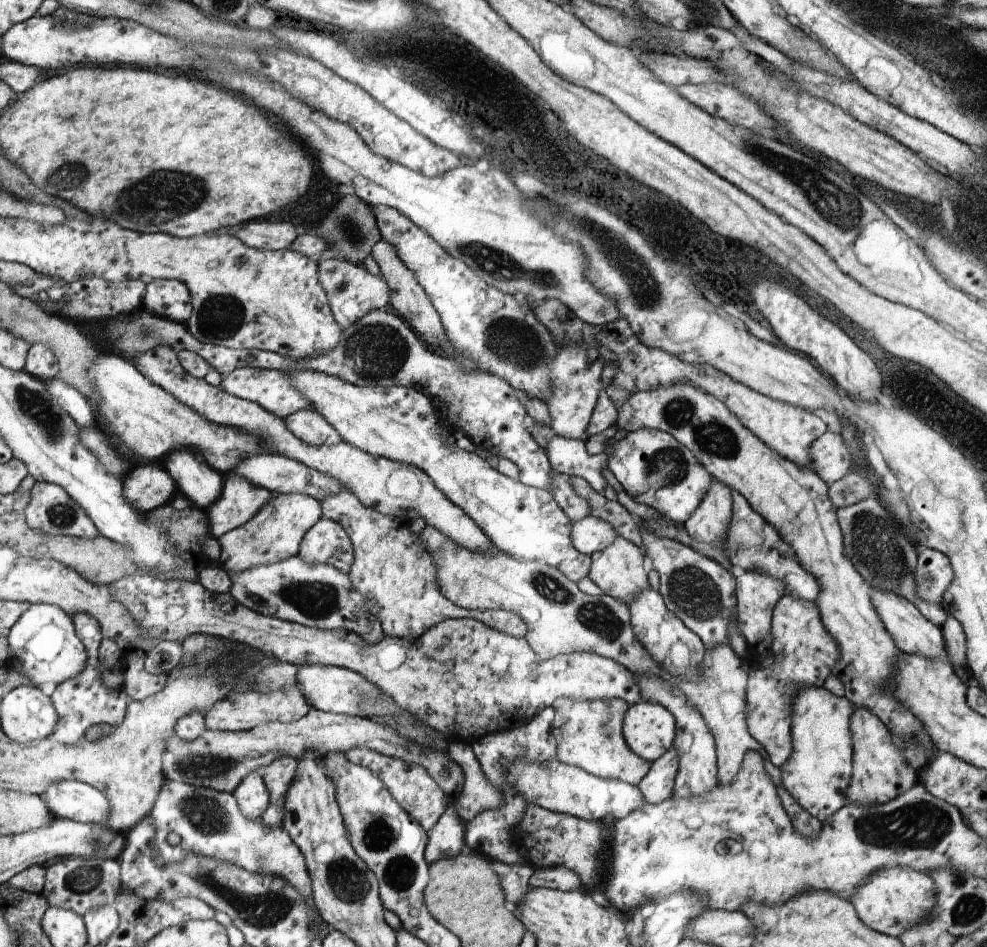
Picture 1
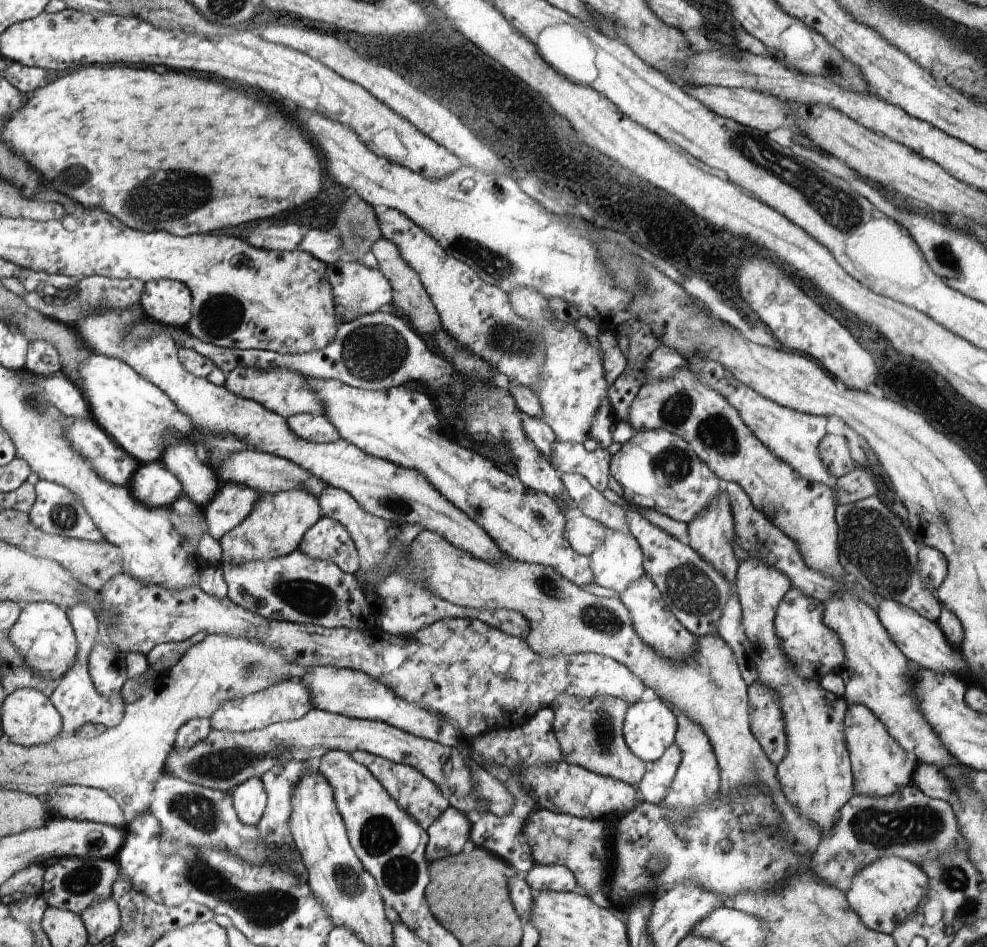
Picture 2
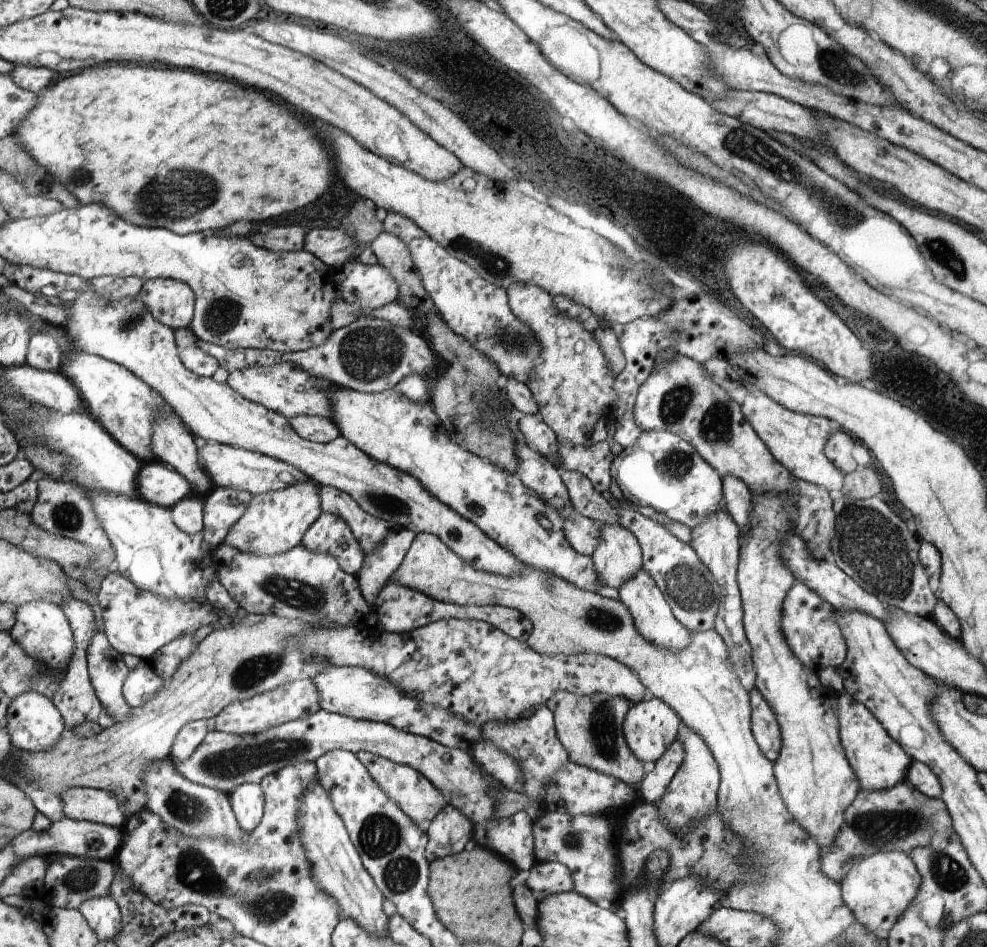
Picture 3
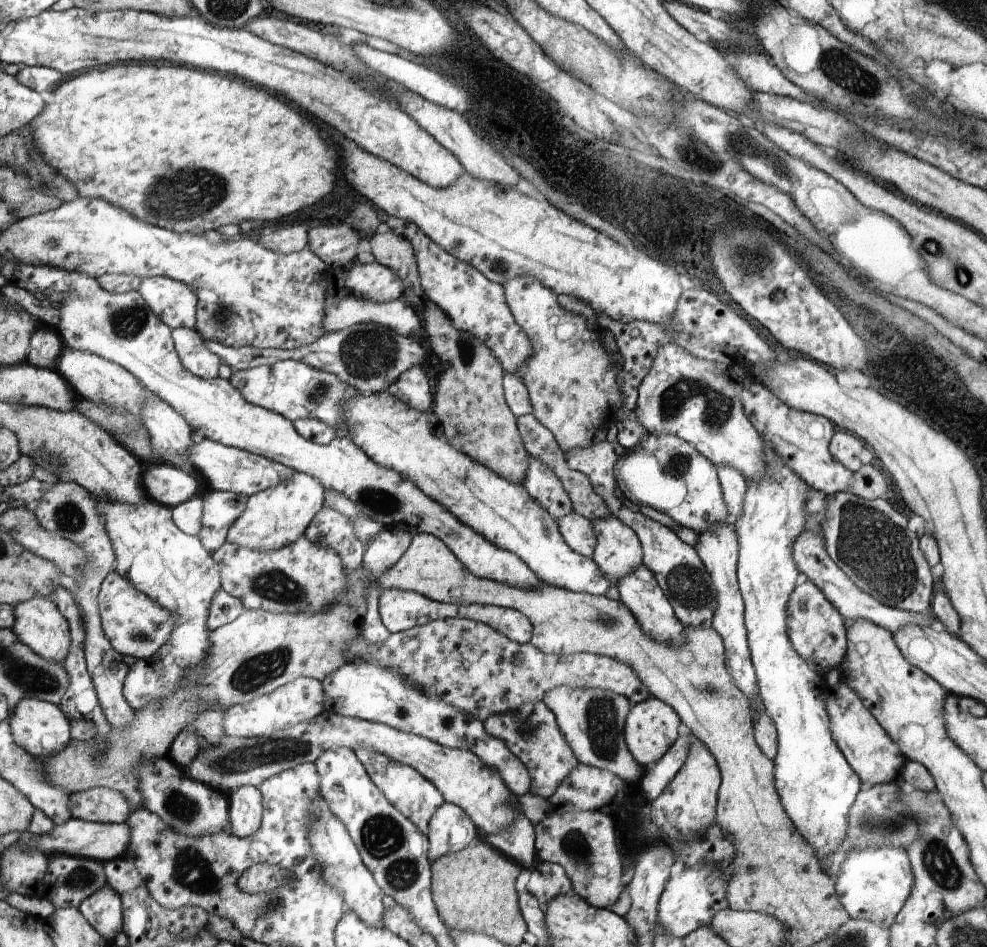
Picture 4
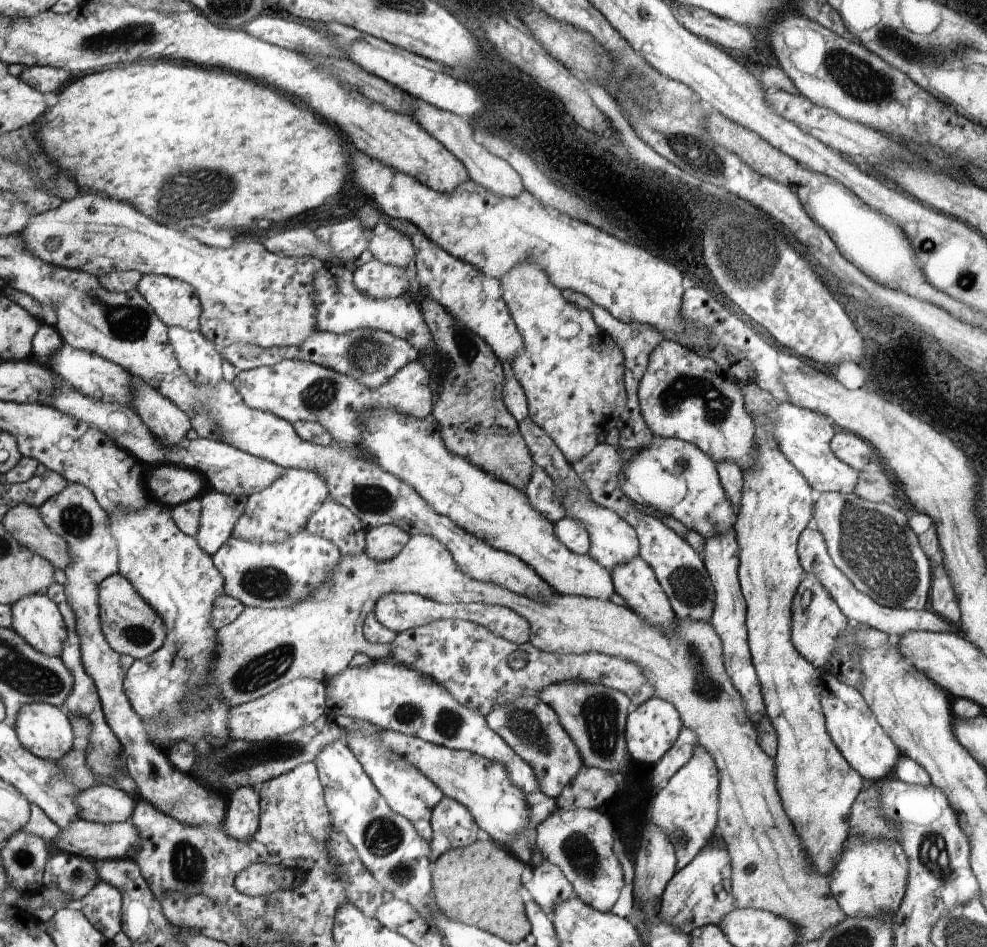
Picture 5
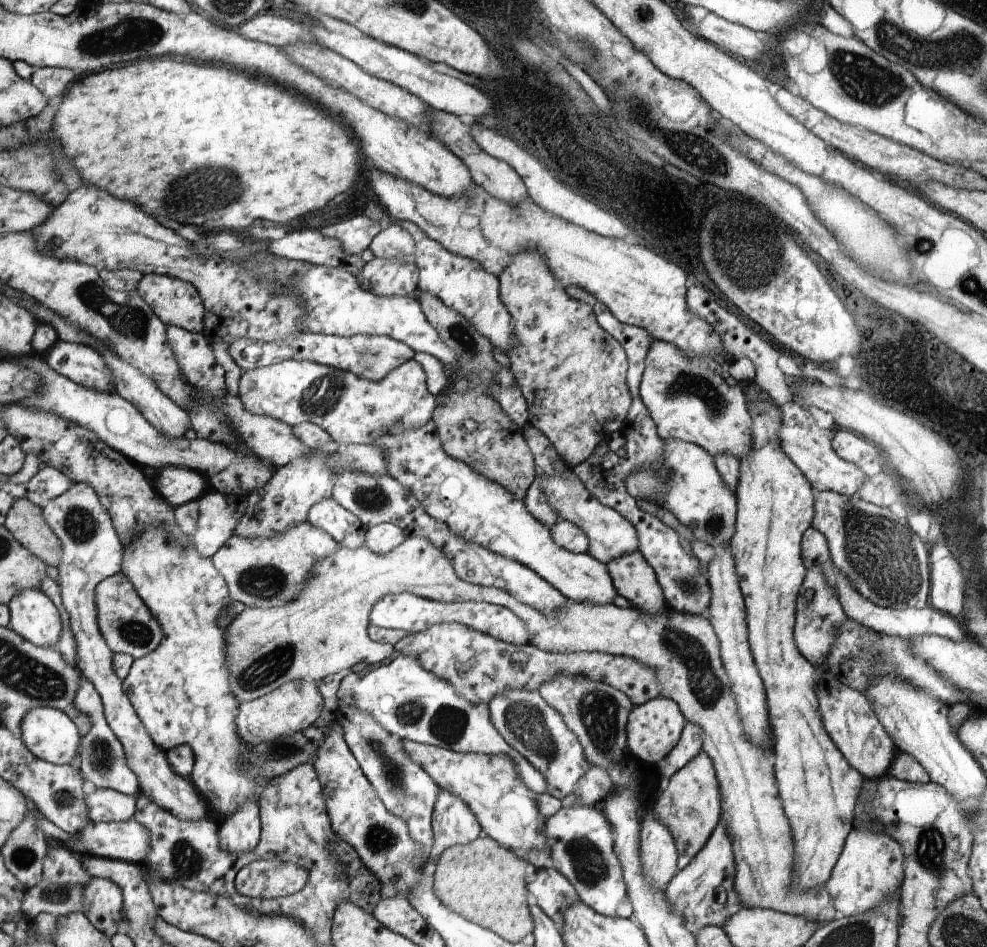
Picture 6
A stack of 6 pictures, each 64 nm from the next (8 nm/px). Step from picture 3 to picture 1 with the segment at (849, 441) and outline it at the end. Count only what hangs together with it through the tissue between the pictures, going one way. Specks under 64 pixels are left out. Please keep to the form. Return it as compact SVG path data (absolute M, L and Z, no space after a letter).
M825 431L809 446L811 470L826 484L840 480L853 468L849 465L850 454L837 433Z

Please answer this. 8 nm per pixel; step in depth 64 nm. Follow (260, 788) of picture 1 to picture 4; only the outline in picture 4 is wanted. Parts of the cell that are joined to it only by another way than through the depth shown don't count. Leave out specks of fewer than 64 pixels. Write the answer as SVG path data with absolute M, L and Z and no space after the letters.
M243 785L226 794L229 806L229 832L243 839L258 832L261 811L261 794L258 786Z

